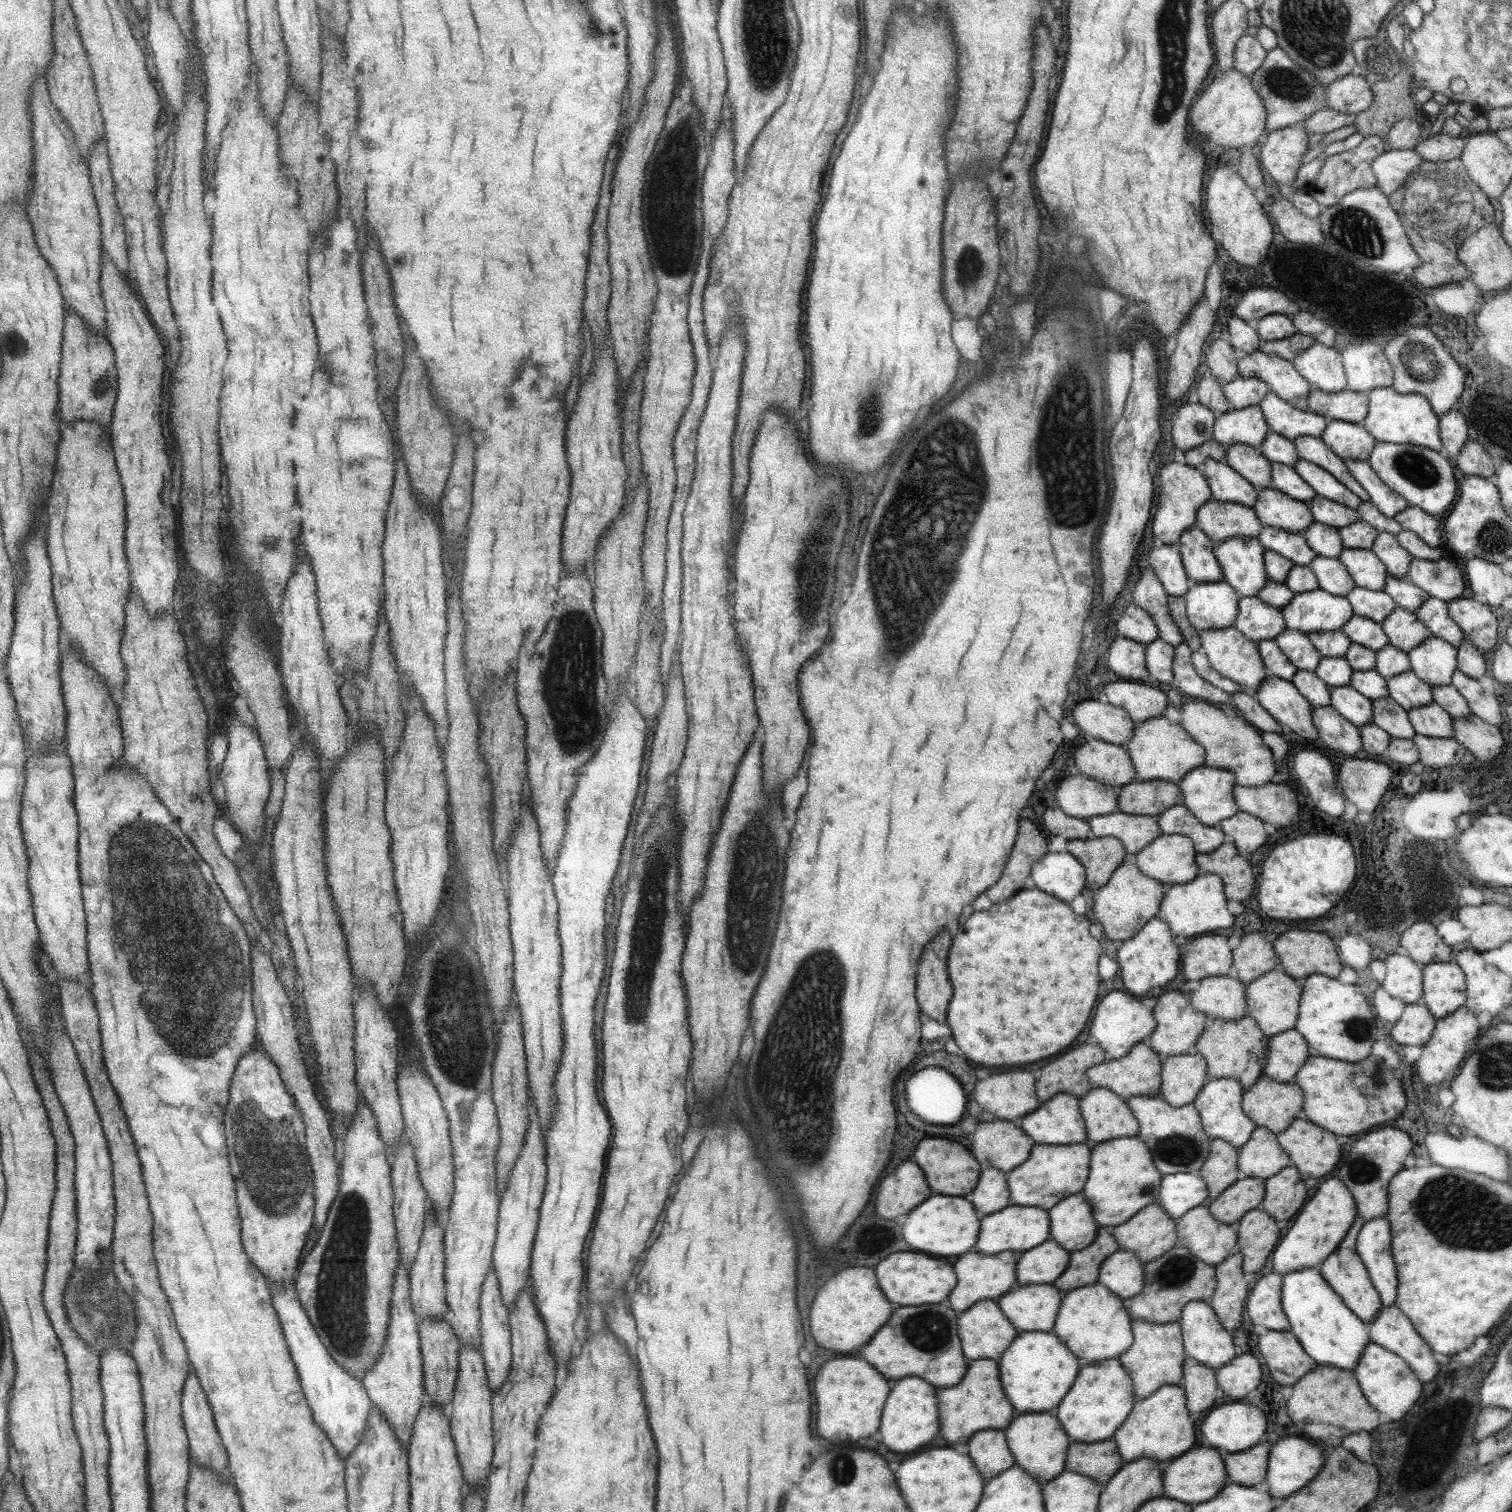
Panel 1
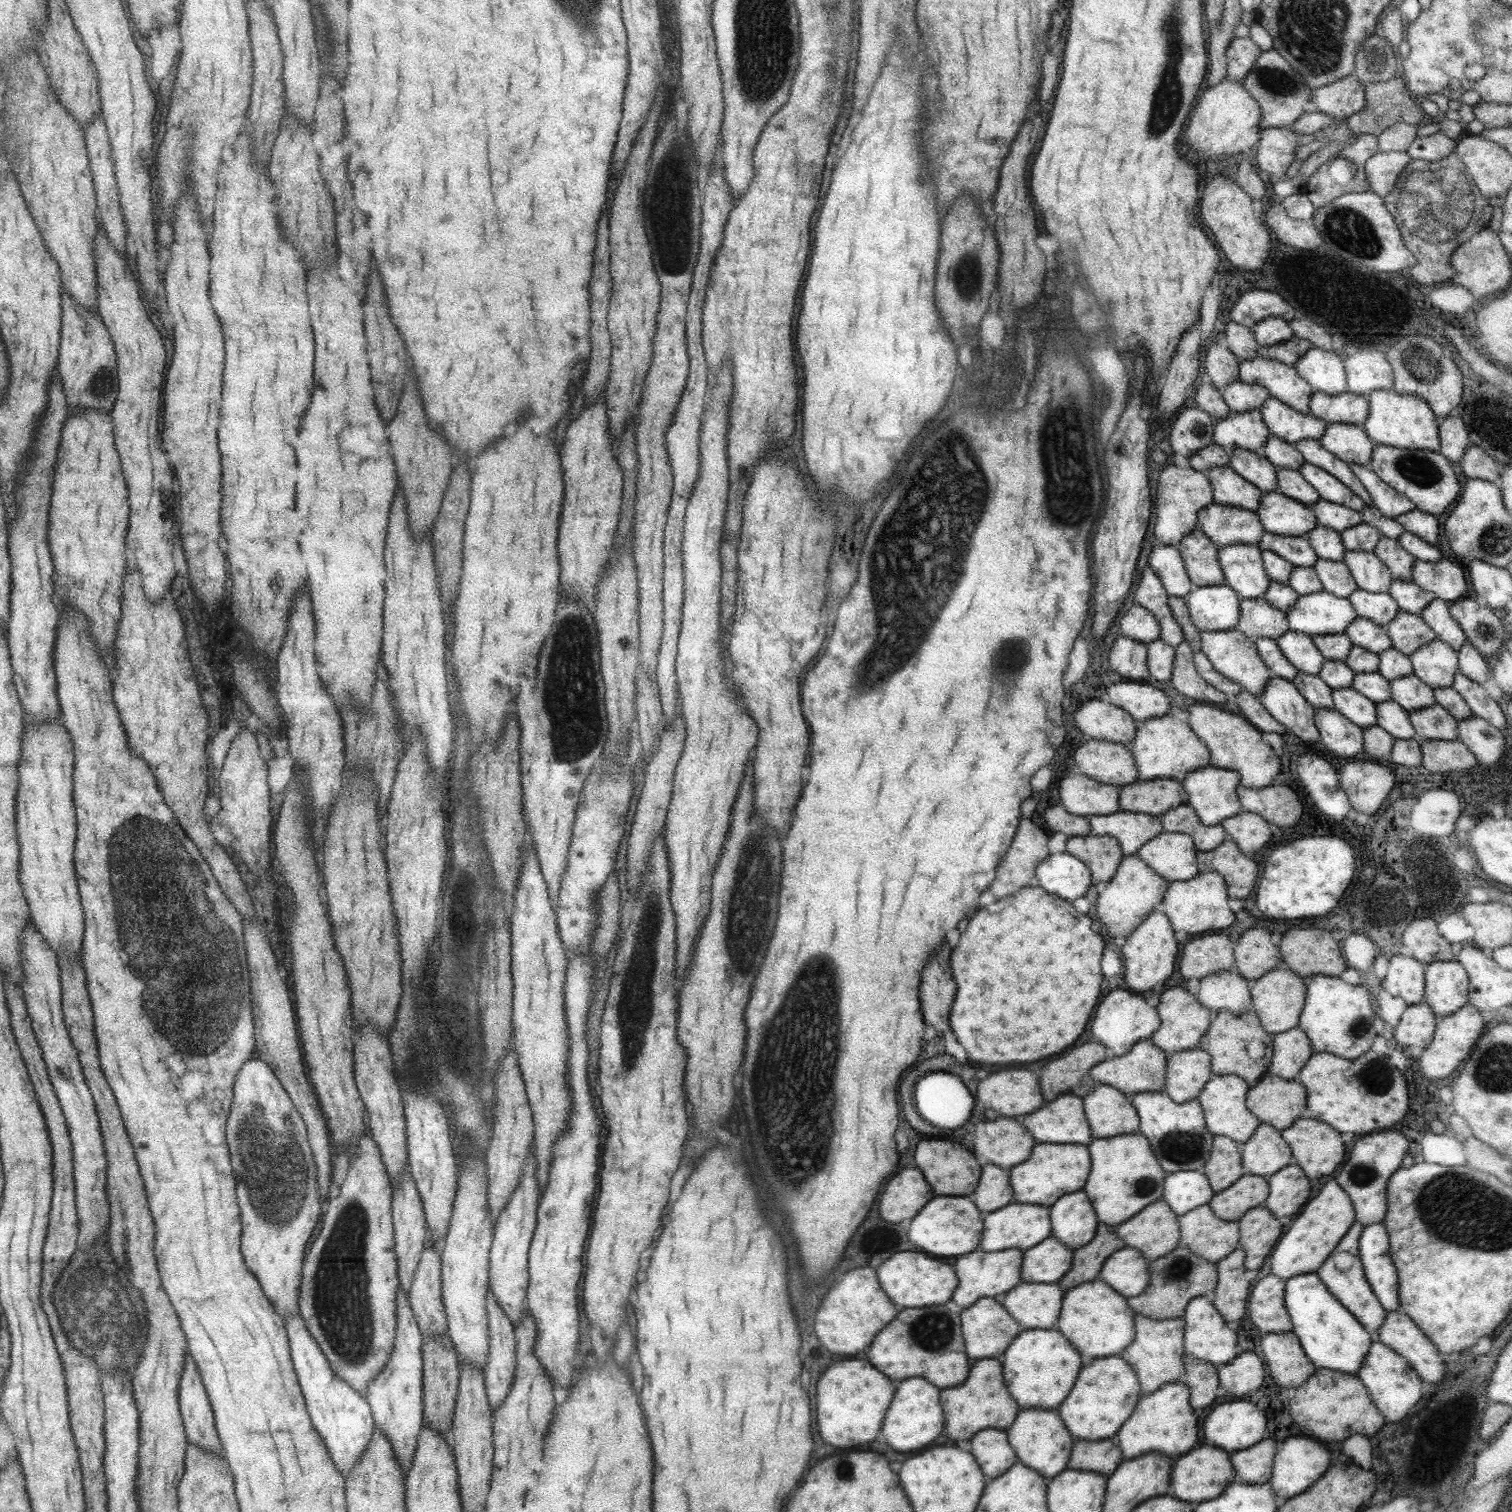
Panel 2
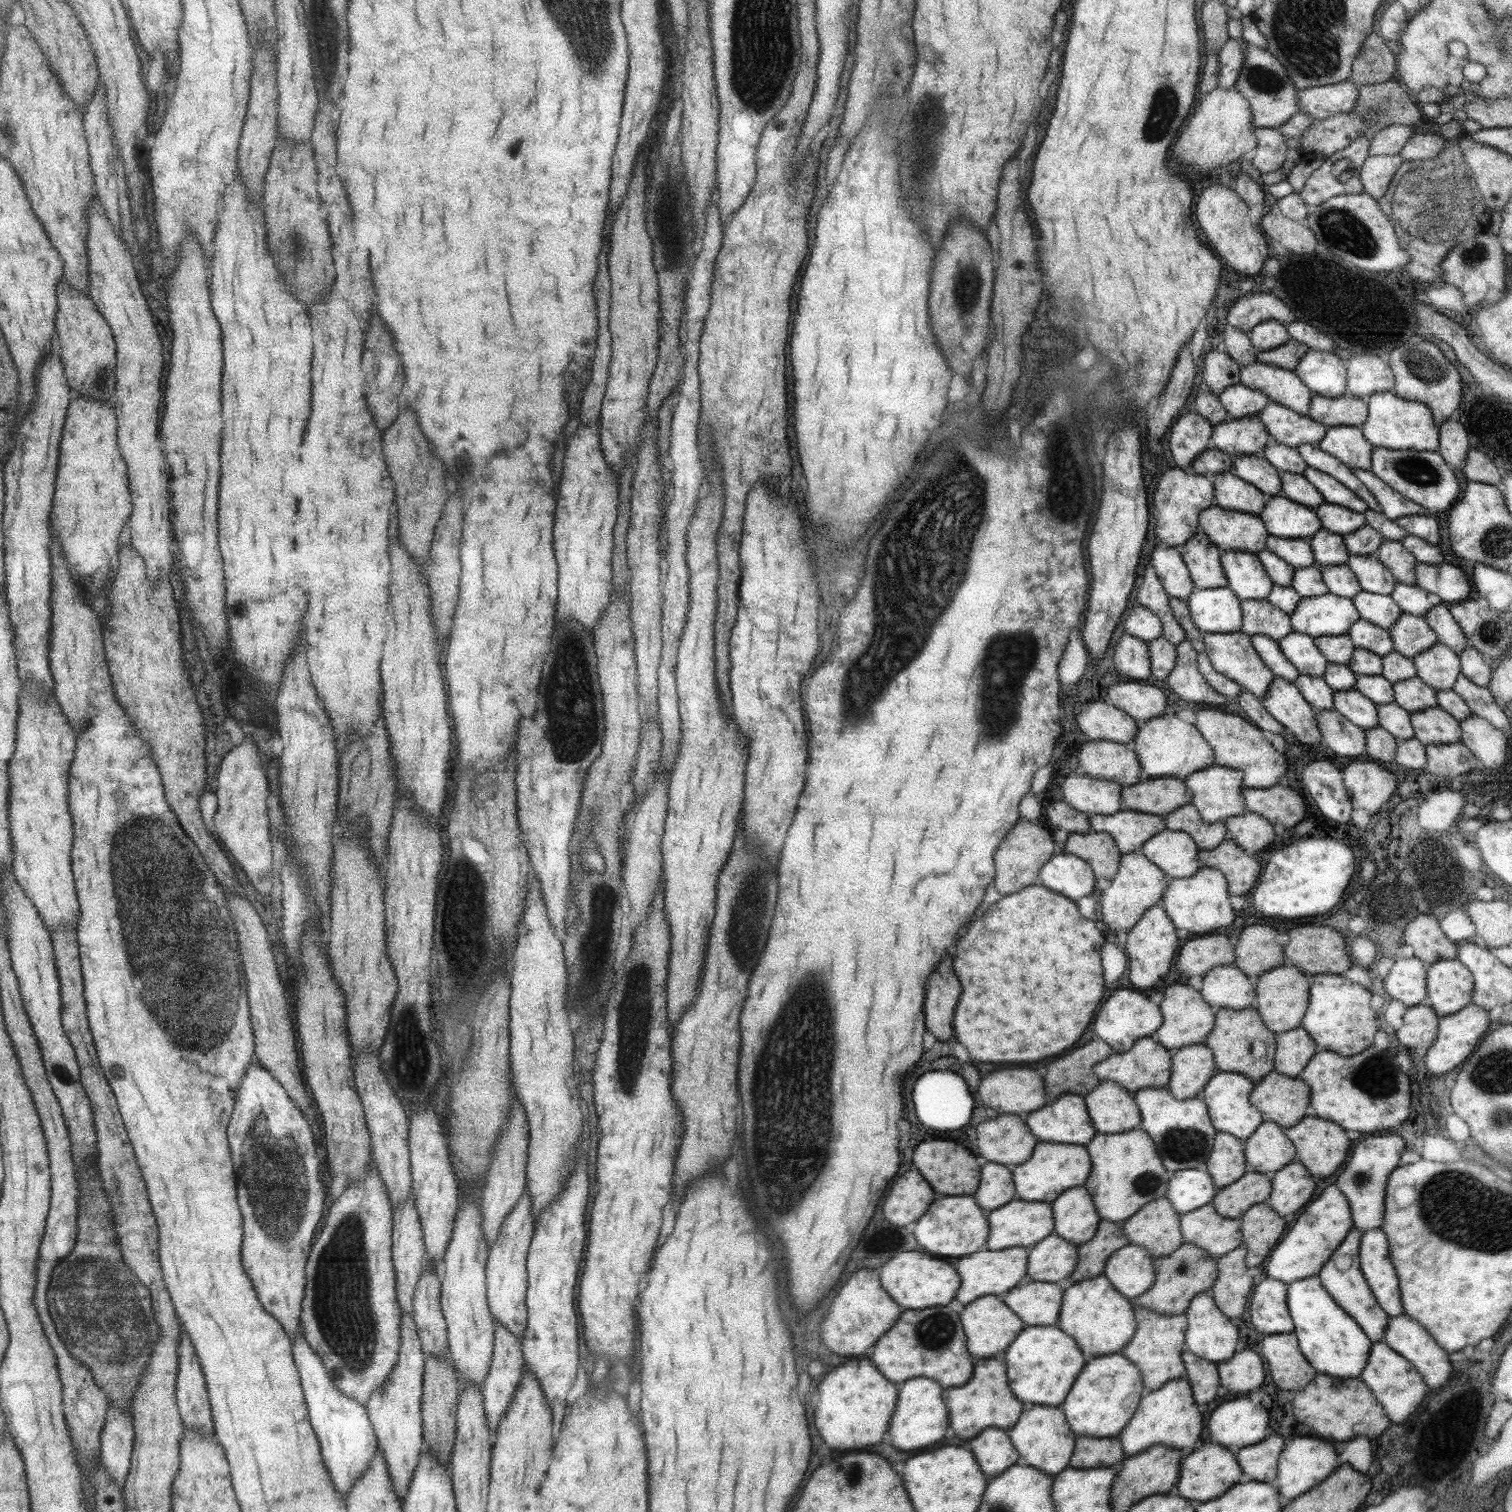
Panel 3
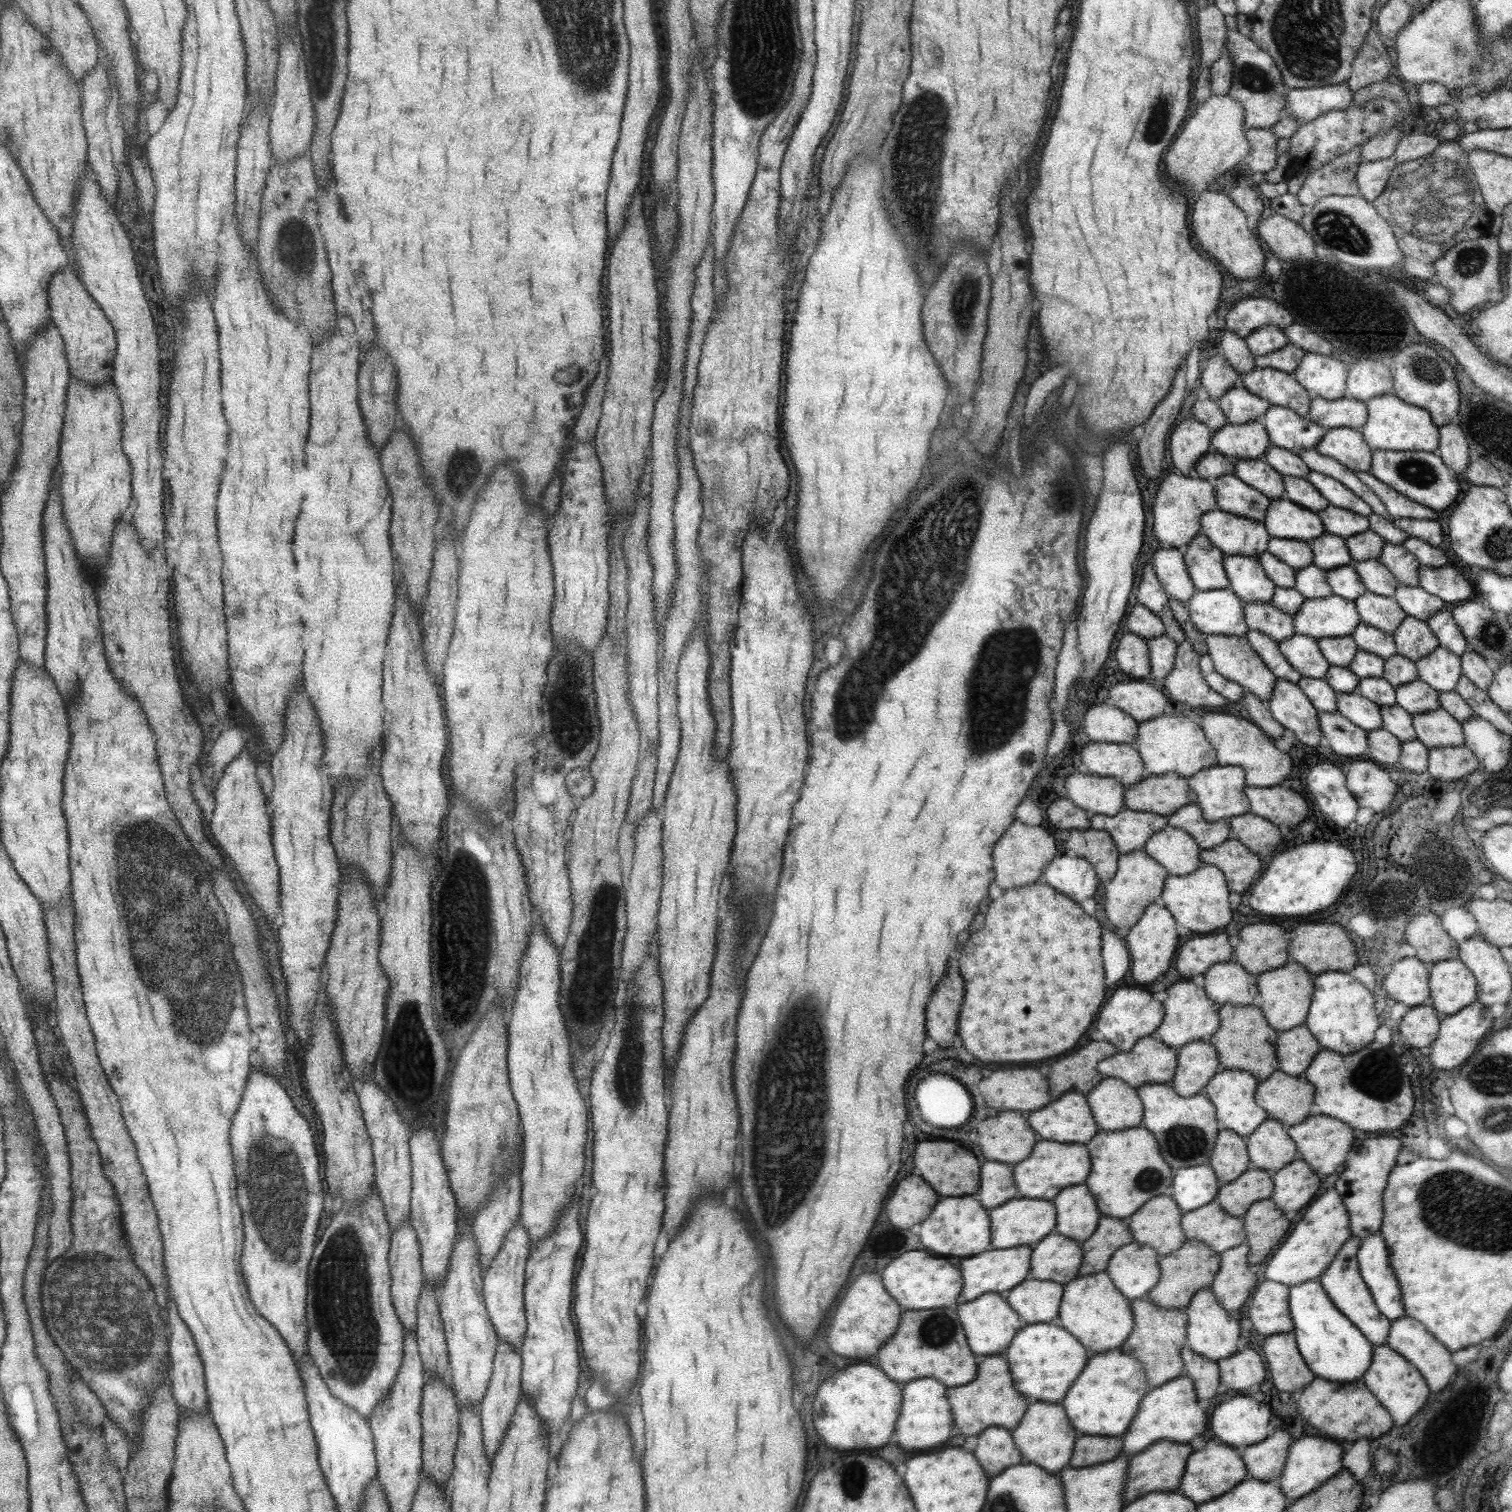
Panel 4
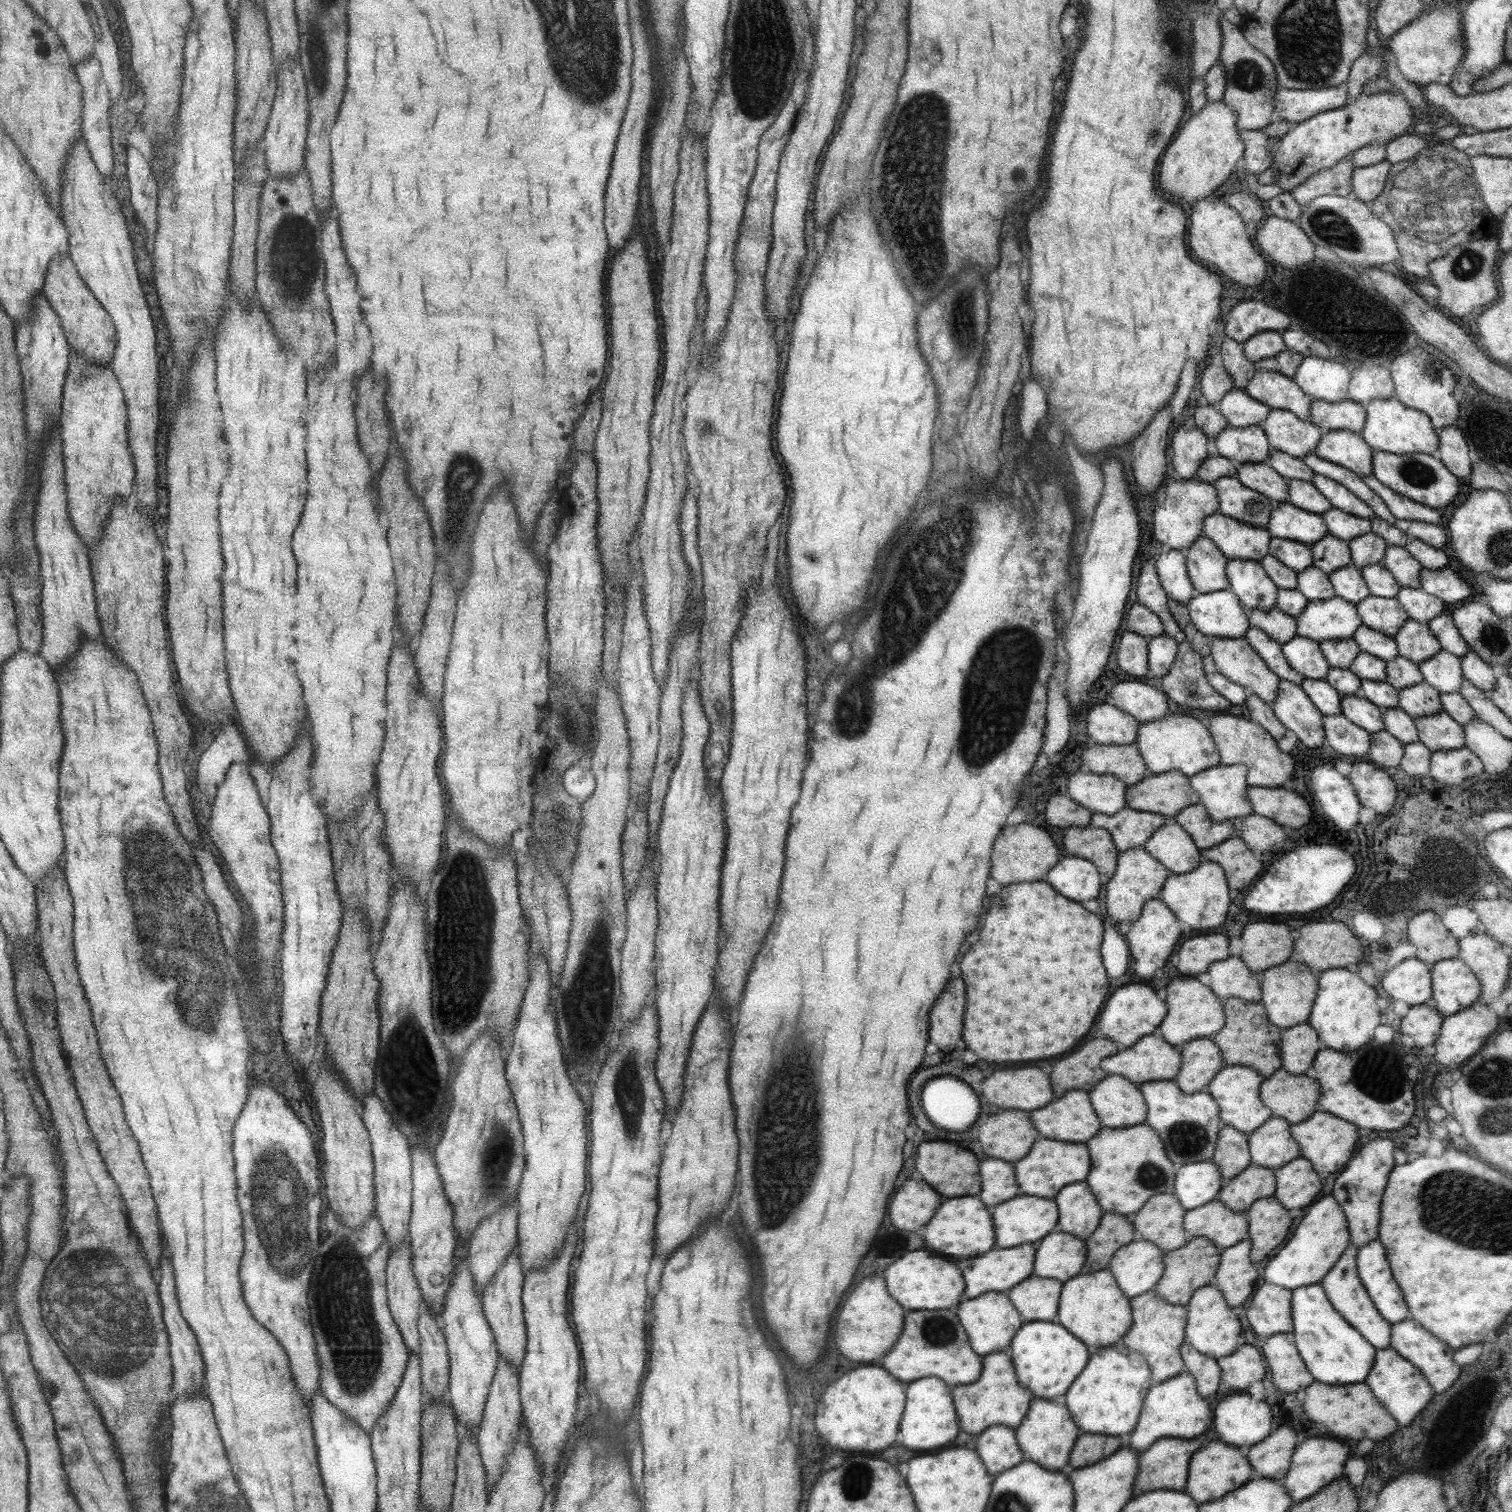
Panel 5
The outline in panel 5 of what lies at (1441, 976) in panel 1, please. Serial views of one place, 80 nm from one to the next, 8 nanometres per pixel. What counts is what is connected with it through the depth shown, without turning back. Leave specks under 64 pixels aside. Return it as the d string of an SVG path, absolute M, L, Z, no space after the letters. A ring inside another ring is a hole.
M1457 957L1434 962L1430 969L1431 1005L1444 1017L1481 1000L1480 982L1470 968Z

